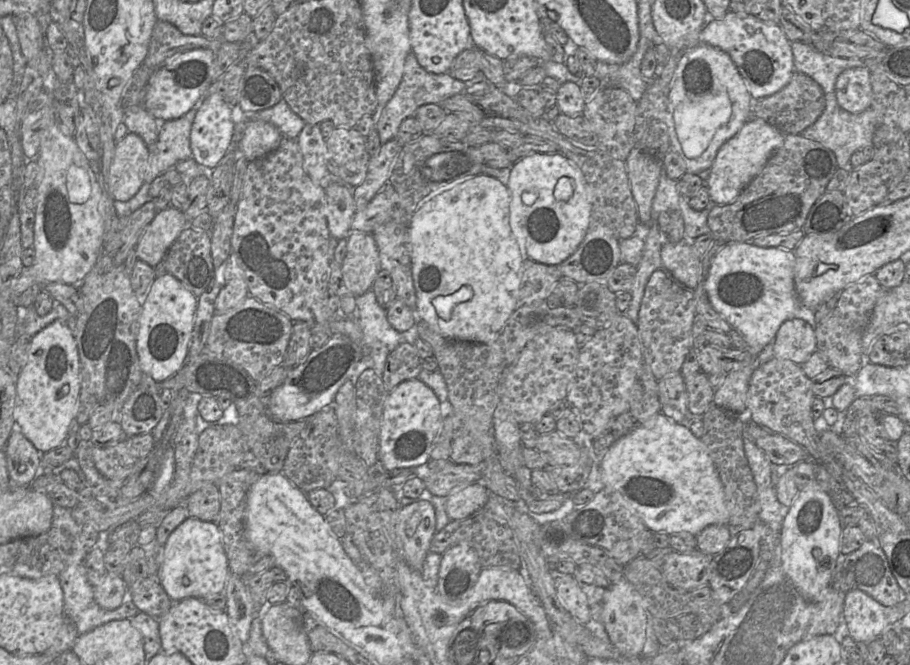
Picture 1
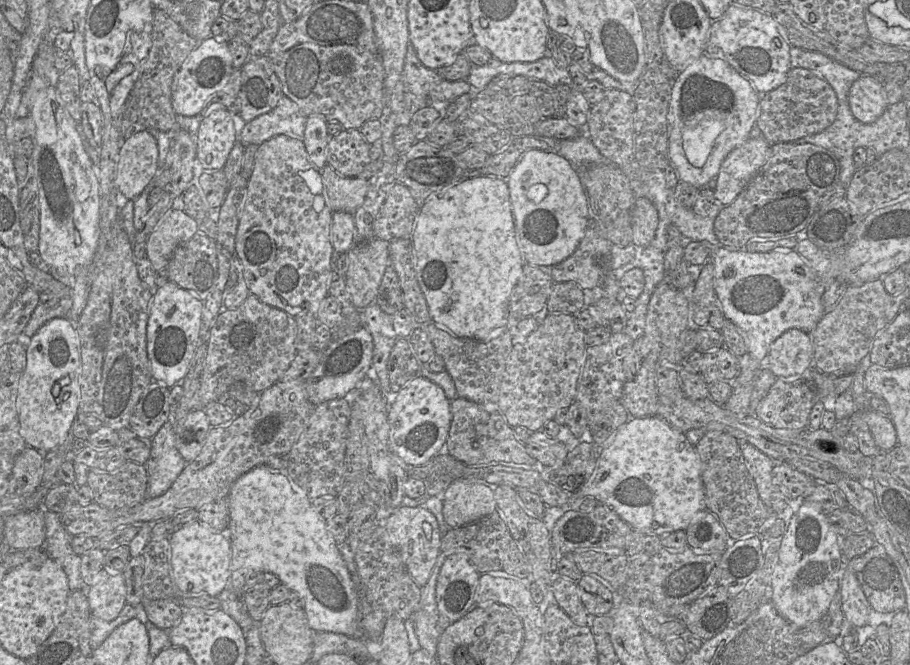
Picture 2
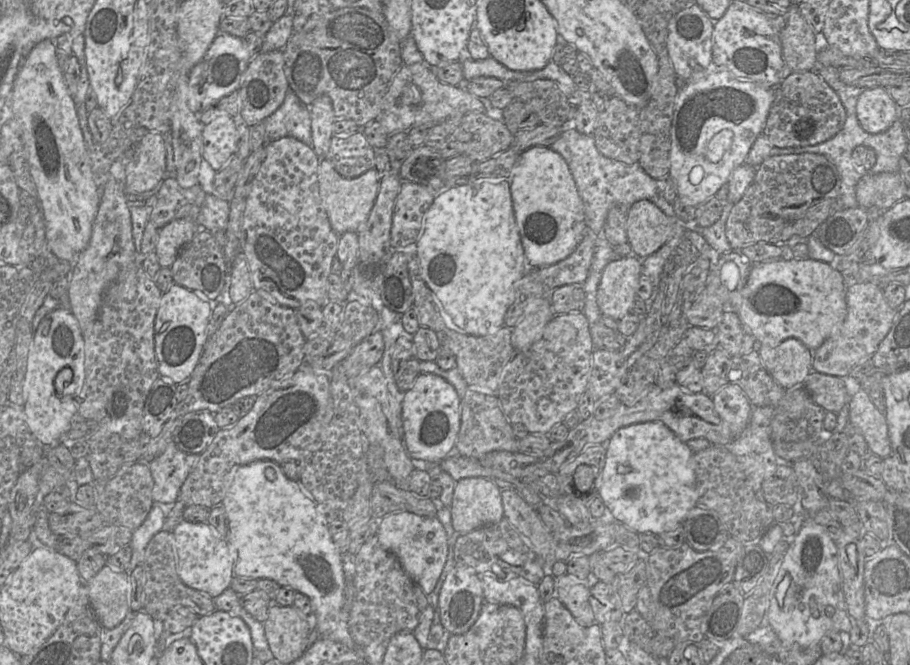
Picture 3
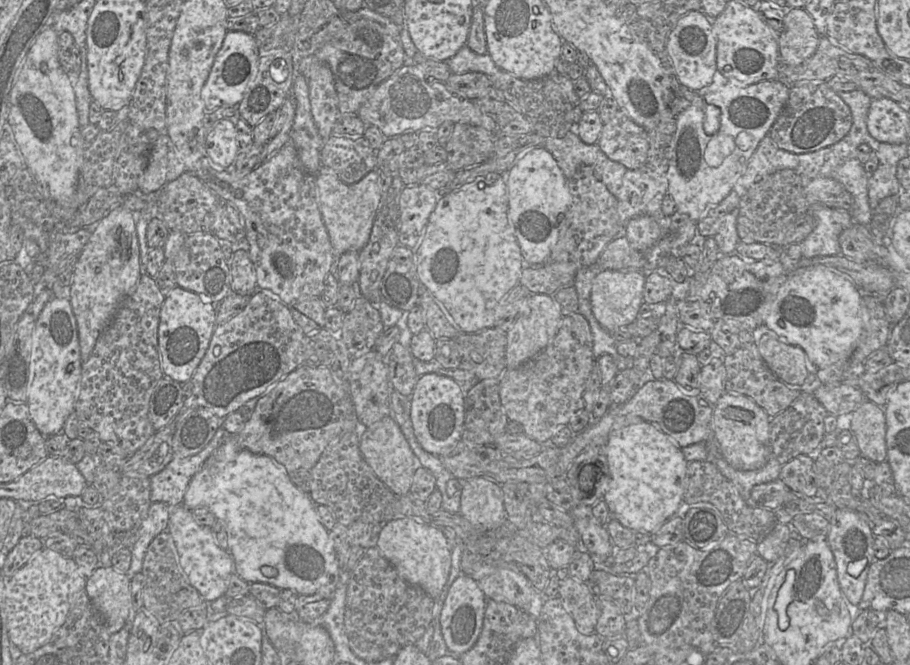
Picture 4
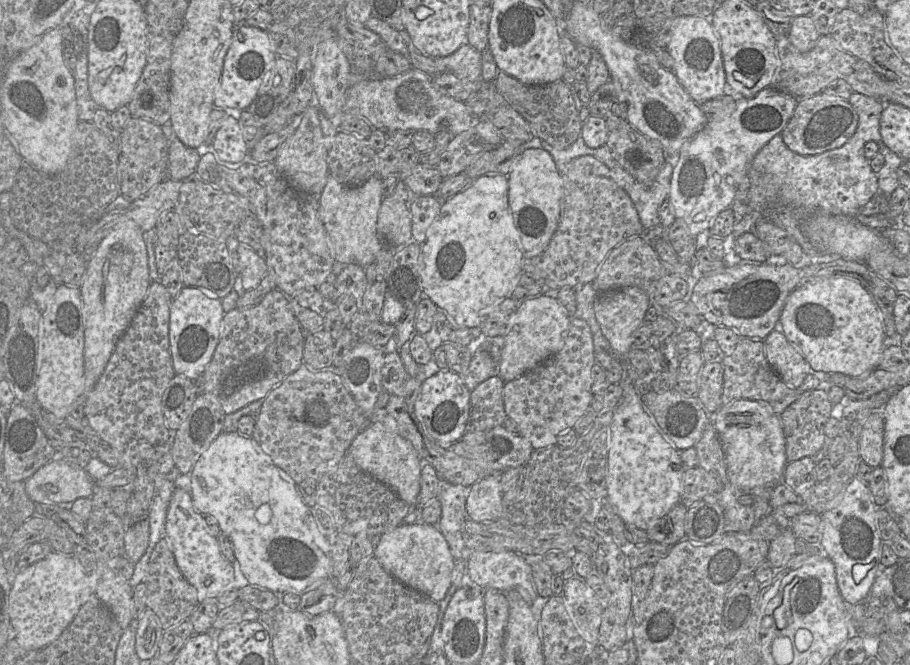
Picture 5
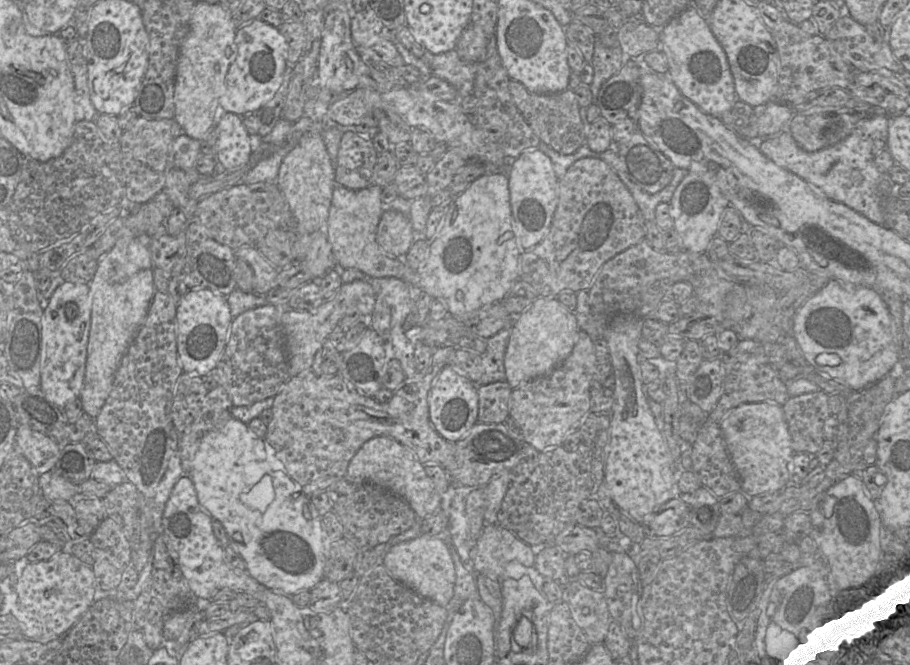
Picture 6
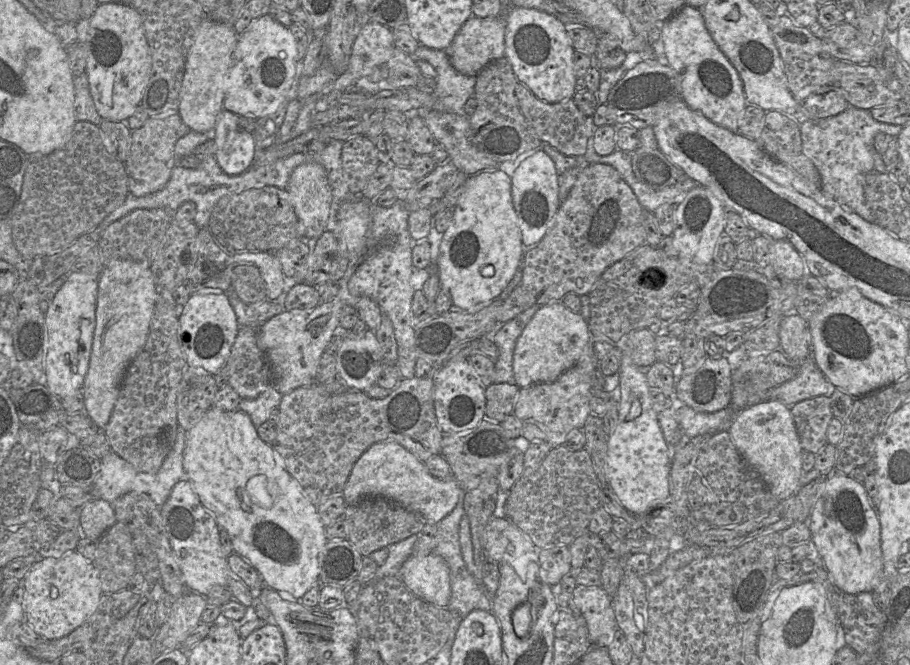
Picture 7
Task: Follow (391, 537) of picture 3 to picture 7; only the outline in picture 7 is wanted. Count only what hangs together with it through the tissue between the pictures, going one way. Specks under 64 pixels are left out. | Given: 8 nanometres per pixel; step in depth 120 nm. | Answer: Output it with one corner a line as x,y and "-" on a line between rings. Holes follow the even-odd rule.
411,555
402,564
399,577
418,597
437,606
448,607
451,597
449,567
440,555

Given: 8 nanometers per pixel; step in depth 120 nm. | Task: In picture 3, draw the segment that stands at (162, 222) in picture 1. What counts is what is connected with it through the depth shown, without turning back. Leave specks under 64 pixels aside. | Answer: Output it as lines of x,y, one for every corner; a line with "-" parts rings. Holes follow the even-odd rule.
188,218
172,220
161,228
155,249
160,266
171,267
181,248
192,240
199,229
197,222

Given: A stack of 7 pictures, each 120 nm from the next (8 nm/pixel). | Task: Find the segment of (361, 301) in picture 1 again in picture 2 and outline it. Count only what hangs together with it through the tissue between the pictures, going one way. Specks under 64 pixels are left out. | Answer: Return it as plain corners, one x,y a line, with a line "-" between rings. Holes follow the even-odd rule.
374,300
361,310
362,327
367,329
373,339
372,365
368,377
380,387
389,404
391,397
396,394
391,391
388,374
390,353
398,339
392,318
384,312

